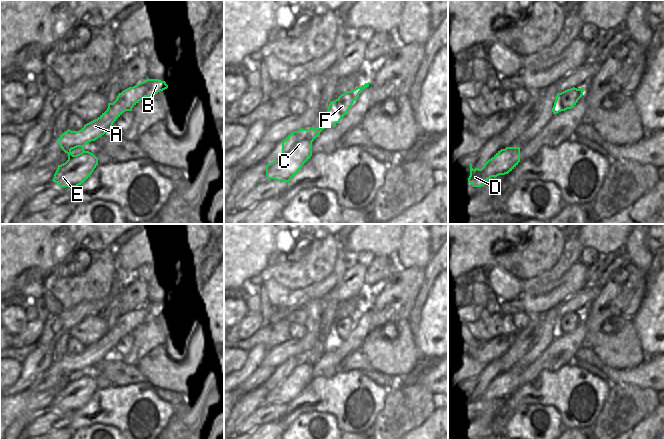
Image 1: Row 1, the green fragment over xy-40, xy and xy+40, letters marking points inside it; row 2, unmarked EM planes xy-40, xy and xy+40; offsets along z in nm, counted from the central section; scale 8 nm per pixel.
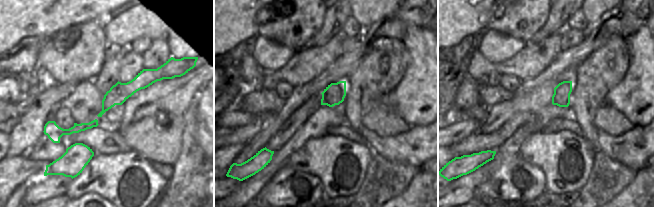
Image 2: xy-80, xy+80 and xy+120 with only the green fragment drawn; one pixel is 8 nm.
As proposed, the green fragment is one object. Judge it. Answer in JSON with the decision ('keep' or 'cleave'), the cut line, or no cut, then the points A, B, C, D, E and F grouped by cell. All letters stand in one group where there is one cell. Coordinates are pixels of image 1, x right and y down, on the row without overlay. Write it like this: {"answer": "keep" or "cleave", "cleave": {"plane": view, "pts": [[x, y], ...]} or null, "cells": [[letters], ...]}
{"answer": "cleave", "cleave": {"plane": "xy", "pts": [[328, 332], [336, 346]]}, "cells": [["A", "C", "D", "E"], ["B", "F"]]}

